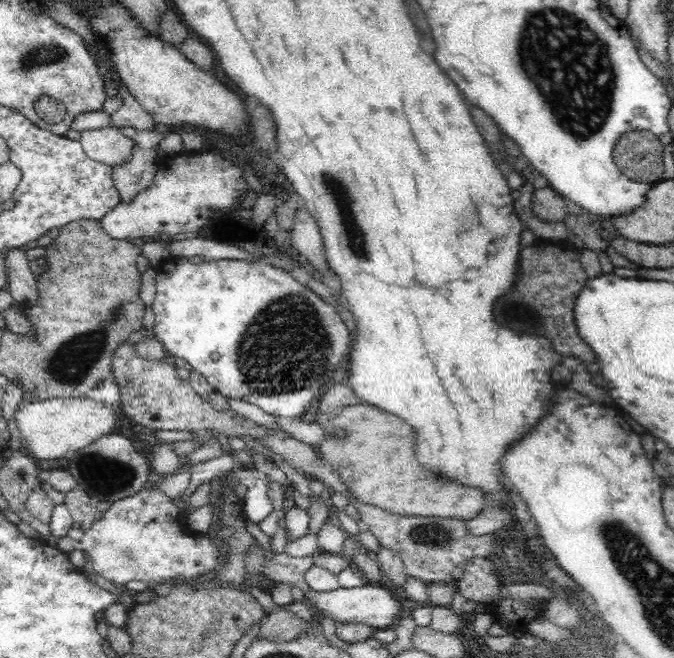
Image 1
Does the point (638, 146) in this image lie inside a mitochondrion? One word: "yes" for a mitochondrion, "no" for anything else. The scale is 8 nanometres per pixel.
yes

